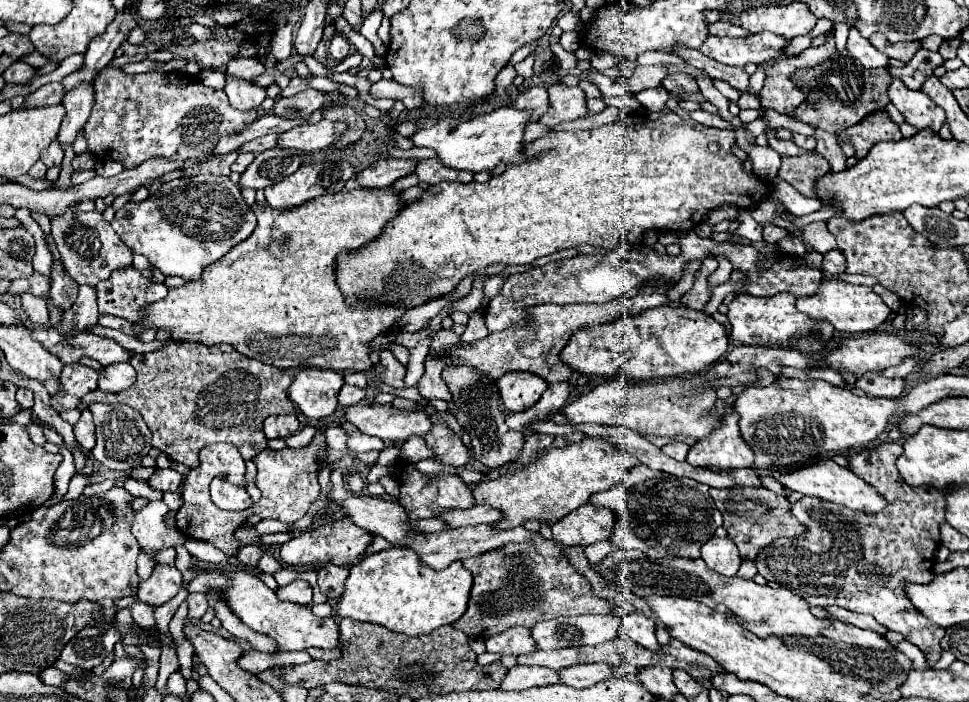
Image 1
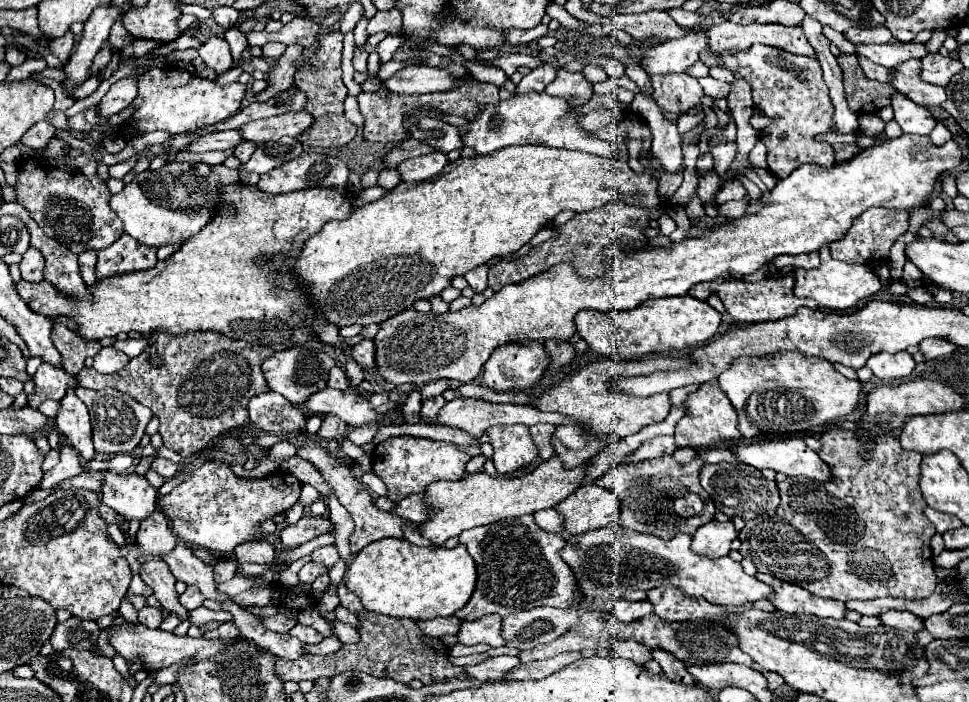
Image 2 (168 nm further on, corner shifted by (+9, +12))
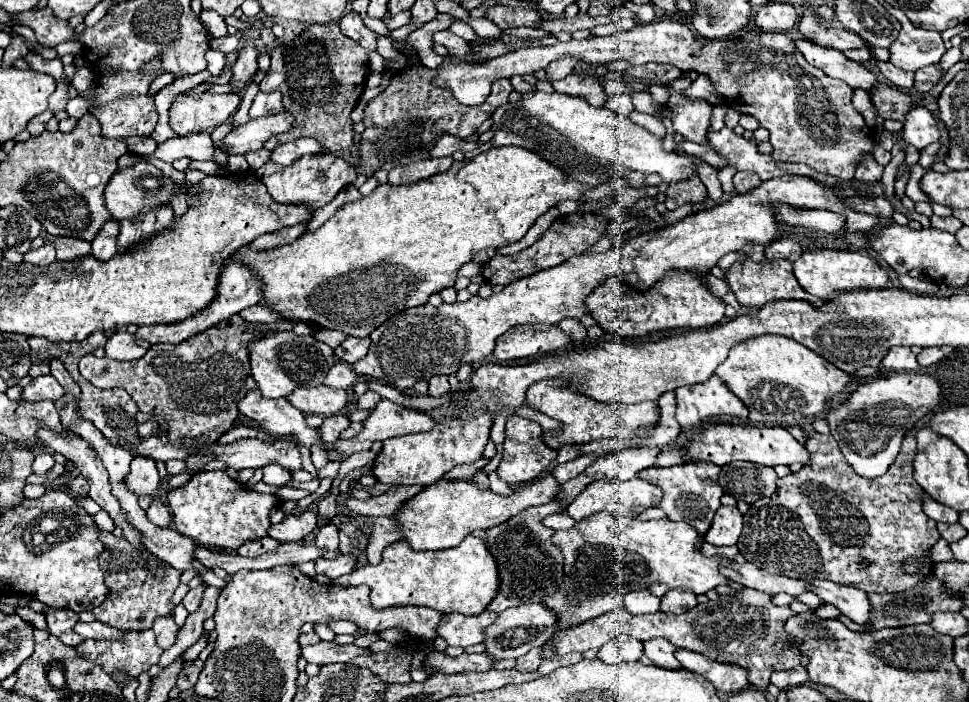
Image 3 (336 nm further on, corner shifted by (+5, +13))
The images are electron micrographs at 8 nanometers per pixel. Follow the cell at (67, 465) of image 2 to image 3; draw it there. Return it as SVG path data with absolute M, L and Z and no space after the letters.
M135 456L131 462L131 472L127 474L127 488L141 498L141 496L157 496L159 492L159 474L155 468L155 460L145 456Z

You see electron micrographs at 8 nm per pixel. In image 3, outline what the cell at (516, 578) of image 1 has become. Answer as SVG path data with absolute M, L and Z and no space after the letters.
M555 500L545 506L527 508L513 516L511 520L485 530L485 544L497 562L501 582L499 594L495 594L487 610L499 614L511 606L543 602L545 596L551 596L559 588L559 584L563 582L563 554L551 542L555 530L545 528L541 520L563 508L565 508L563 502Z

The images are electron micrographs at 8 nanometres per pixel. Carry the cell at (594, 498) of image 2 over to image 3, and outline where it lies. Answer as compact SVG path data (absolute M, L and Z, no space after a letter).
M639 478L627 482L595 480L567 506L567 514L573 520L585 520L597 512L609 512L611 516L635 516L635 504L649 508L657 504L659 496L659 488Z

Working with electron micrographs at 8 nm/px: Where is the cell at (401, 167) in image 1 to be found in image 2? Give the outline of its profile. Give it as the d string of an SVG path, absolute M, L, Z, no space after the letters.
M407 139L401 145L397 145L391 153L387 153L385 157L385 165L395 169L399 167L403 161L411 159L411 157L419 157L419 155L429 155L433 153L435 147L431 147L427 141L417 141L417 139Z

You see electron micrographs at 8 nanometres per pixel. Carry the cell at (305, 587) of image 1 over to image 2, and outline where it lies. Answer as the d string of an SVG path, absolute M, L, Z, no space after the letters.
M311 561L311 563L307 563L307 565L299 571L299 579L301 579L303 585L311 585L311 583L313 583L319 575L323 575L323 573L327 573L327 569L325 569L323 565Z

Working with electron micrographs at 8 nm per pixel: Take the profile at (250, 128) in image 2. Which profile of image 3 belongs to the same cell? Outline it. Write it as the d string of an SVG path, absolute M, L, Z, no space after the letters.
M283 110L275 116L255 118L243 126L231 130L223 140L223 148L229 154L245 154L245 152L259 150L259 148L263 148L267 138L291 130L293 122L295 122L295 118L287 110Z

